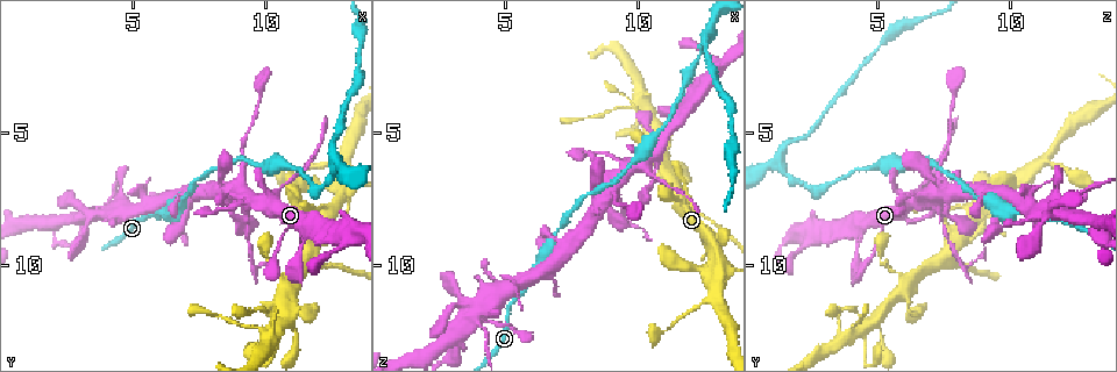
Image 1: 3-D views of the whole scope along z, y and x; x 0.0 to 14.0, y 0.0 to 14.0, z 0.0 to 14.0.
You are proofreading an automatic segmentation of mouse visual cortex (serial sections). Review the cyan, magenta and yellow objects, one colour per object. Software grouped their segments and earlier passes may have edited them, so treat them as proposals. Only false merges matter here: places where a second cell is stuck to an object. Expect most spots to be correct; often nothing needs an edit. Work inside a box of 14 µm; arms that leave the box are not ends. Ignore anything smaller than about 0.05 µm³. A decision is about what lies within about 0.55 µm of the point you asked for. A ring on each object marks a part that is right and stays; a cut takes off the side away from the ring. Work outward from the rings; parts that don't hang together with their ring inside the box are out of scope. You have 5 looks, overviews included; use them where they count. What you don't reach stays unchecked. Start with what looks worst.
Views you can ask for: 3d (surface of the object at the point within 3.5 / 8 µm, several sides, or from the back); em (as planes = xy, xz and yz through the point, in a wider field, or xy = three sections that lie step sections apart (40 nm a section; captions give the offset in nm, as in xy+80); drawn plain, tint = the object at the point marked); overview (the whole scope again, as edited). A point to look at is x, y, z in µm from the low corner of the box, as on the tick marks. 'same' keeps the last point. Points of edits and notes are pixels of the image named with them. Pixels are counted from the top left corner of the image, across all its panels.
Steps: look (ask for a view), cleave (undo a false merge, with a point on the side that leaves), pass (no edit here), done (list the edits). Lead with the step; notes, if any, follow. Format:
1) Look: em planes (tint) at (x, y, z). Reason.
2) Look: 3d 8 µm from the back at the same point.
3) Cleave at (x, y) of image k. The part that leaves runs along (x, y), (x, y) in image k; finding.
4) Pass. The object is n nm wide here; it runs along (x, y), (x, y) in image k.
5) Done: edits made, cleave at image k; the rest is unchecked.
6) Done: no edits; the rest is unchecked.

Look: 3d 3.5 µm at (10.8, 6.8, 6.9). Sudden change in width.

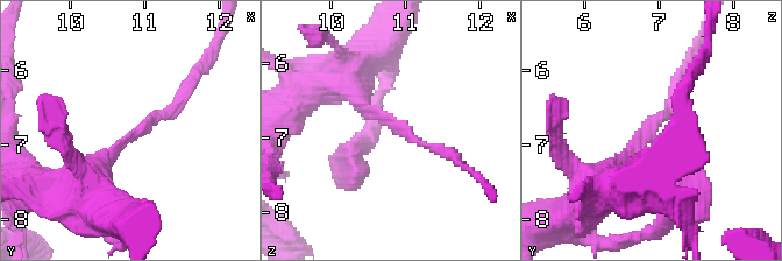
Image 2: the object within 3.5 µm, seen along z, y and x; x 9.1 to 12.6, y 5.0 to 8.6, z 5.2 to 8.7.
Cleave at (656, 121) of image 2. The part that leaves runs along (118, 147), (153, 115), (164, 115), (196, 76) in image 2; two cells meet here.

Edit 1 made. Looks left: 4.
Look: overview.

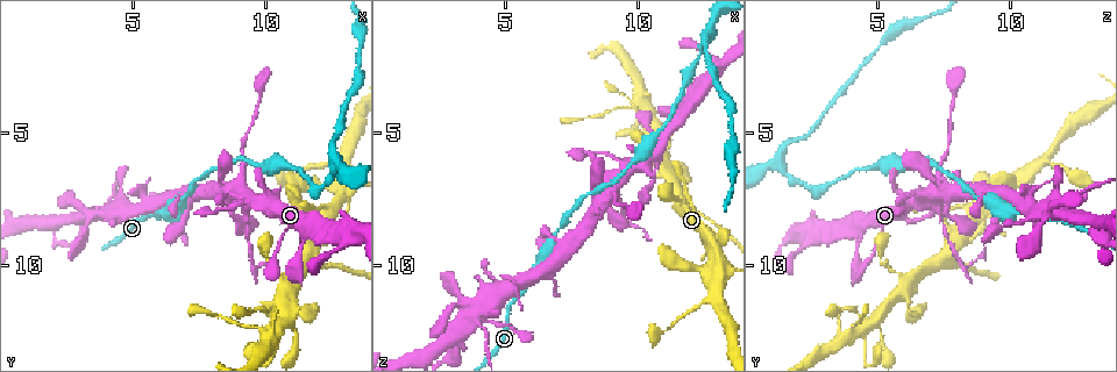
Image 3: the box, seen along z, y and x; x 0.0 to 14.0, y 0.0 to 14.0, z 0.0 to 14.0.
Look: 3d 3.5 µm at (9.2, 6.3, 7.4). Thick turns thin.

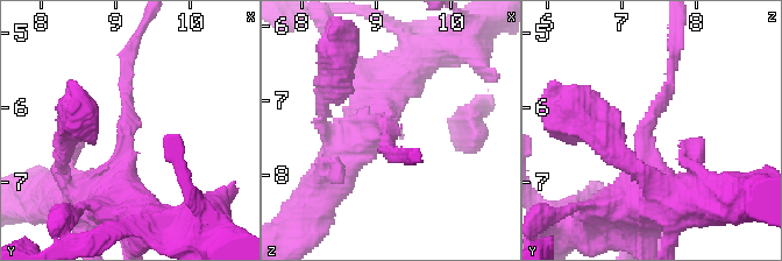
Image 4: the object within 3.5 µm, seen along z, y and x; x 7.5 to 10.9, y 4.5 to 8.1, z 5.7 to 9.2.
Look: em xy step 2 (tint) at (9.10, 6.30, 7.30). The arms are 150, 450 nm wide; now the EM.

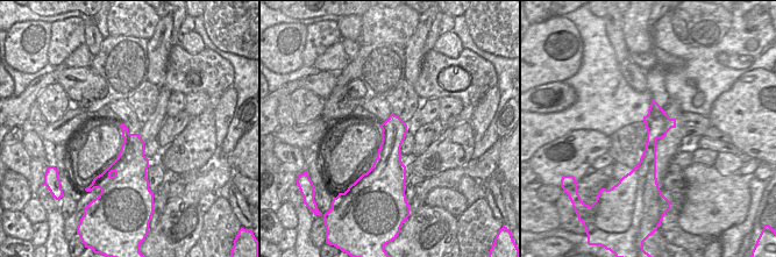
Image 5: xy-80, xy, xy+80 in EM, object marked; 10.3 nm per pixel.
Pass. It runs along (654, 105), (647, 180) in image 5; continuous, no second cell.

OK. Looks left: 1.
Done: edits made, cleave at image 2; the rest is unchecked.

